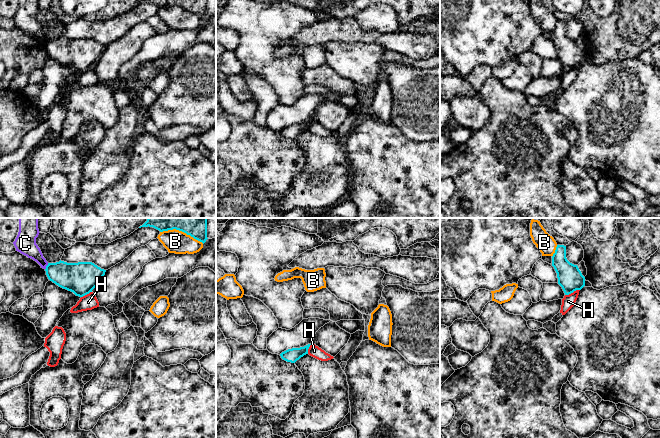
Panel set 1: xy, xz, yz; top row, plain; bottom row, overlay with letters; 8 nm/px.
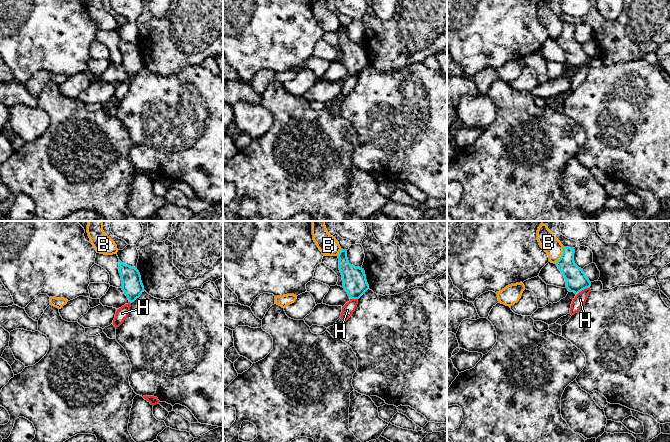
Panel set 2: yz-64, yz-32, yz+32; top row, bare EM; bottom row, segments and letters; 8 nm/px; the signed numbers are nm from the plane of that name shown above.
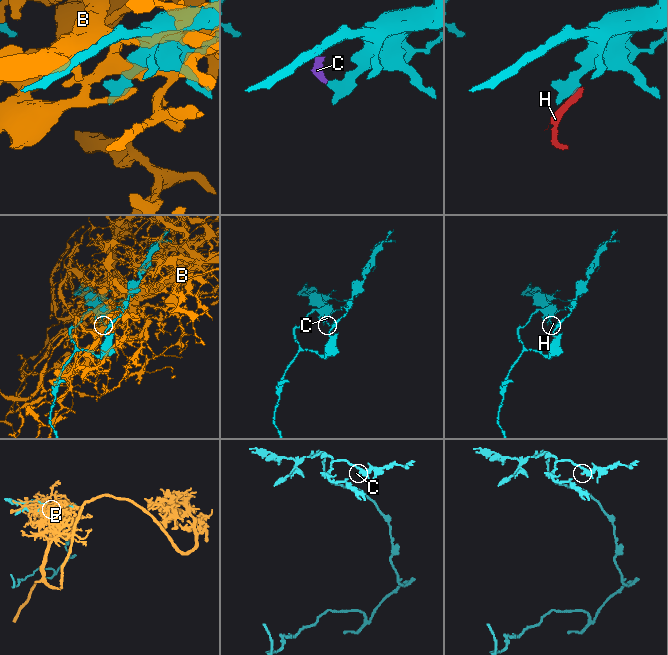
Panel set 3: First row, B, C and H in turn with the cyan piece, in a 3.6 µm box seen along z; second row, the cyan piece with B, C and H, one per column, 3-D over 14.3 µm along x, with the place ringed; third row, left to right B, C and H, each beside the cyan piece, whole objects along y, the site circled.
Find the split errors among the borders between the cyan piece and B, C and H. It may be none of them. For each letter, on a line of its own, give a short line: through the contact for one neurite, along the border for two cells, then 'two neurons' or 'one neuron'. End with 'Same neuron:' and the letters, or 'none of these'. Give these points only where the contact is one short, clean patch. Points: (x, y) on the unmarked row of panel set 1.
B: two neurons
C: line xy (48, 39), (45, 45); two neurons
H: line yz (579, 65), (565, 71); two neurons
Same neuron: none of these

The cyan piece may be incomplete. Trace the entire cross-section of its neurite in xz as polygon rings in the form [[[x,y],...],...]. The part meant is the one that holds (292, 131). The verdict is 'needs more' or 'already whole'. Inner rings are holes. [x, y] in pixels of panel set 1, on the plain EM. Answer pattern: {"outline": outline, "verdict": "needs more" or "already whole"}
{"outline": [[[311,120],[300,124],[288,125],[280,130],[281,134],[287,138],[295,139],[304,131],[308,130],[308,125]]], "verdict": "already whole"}

